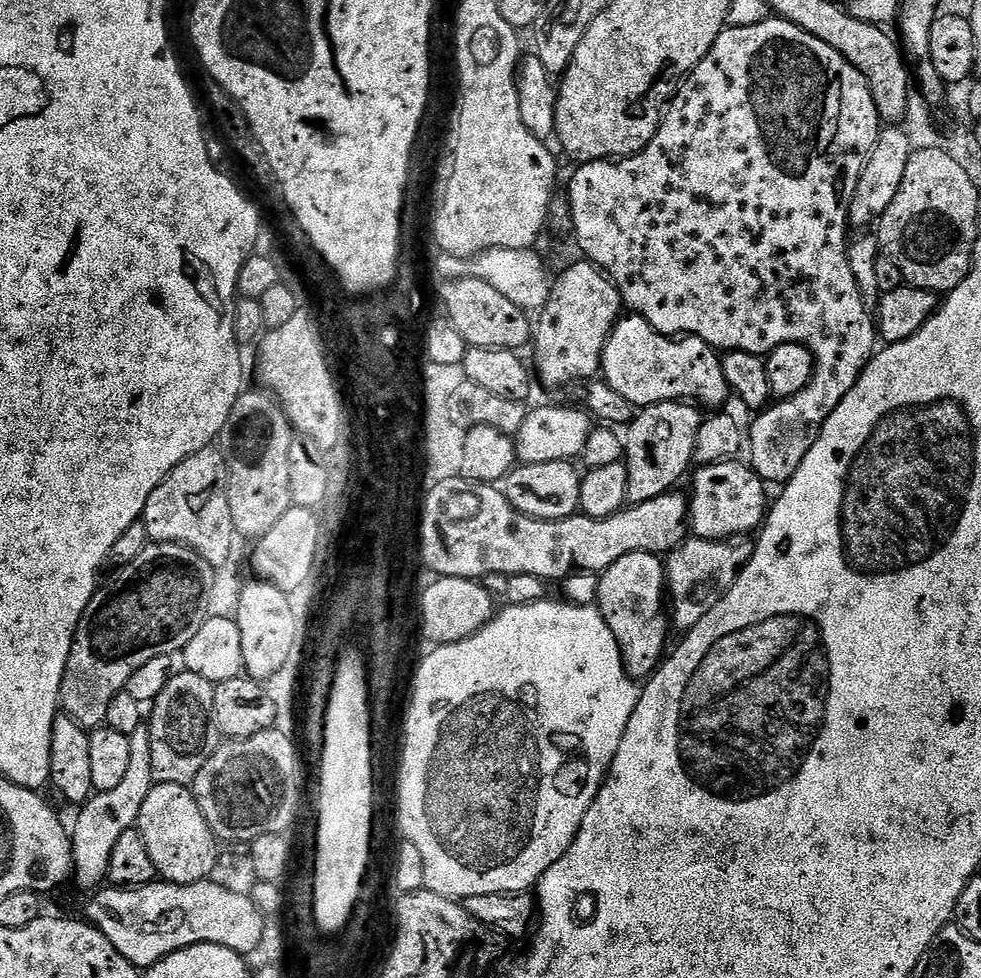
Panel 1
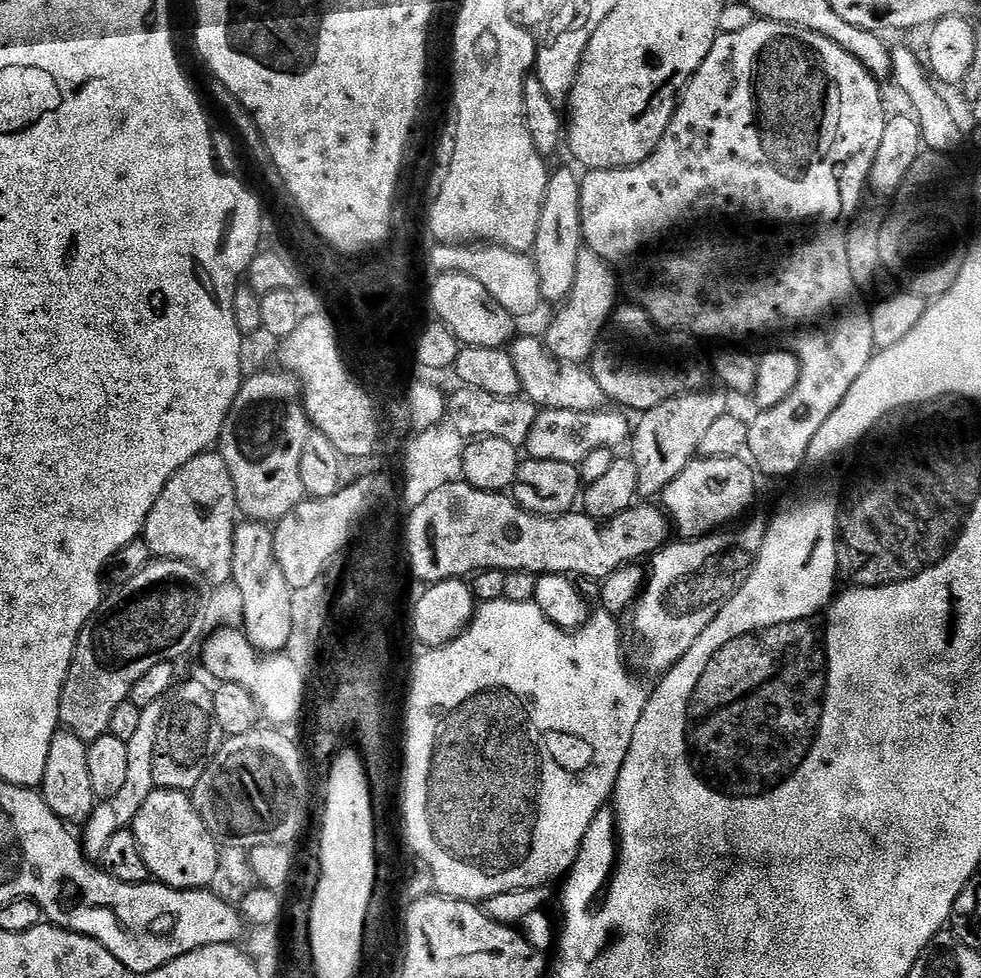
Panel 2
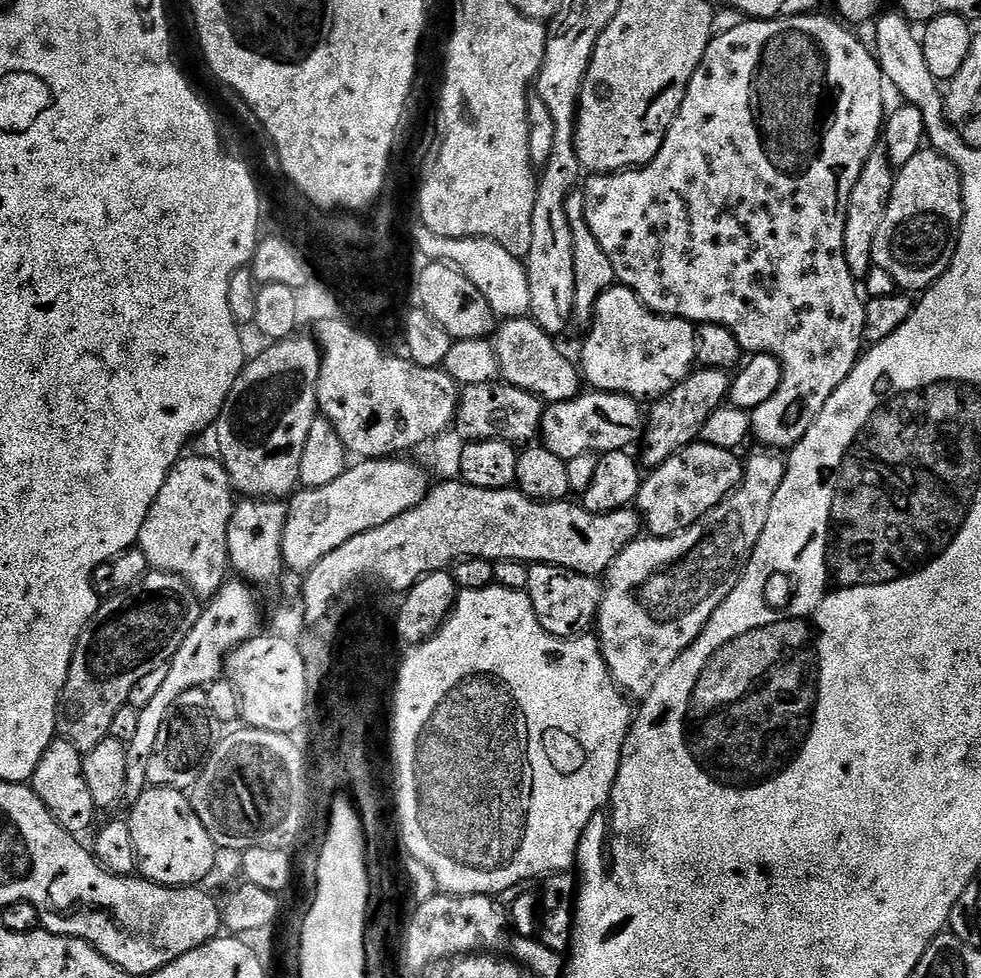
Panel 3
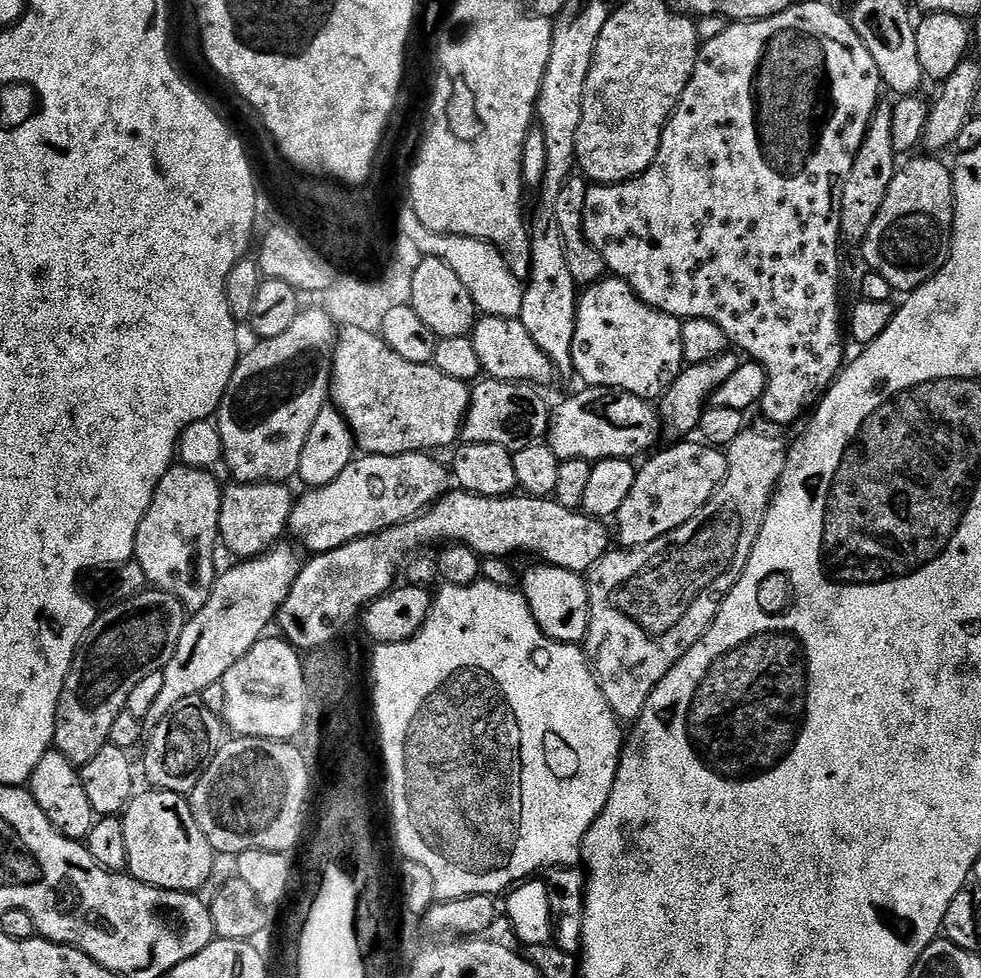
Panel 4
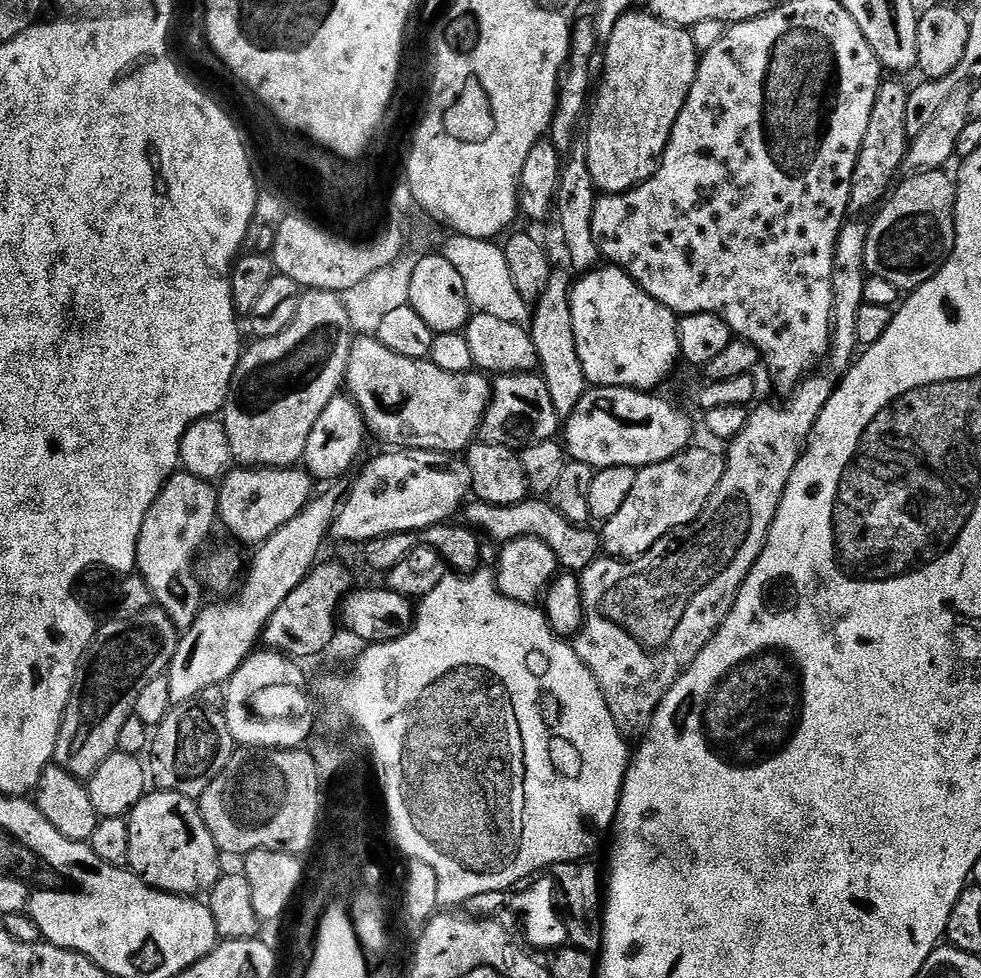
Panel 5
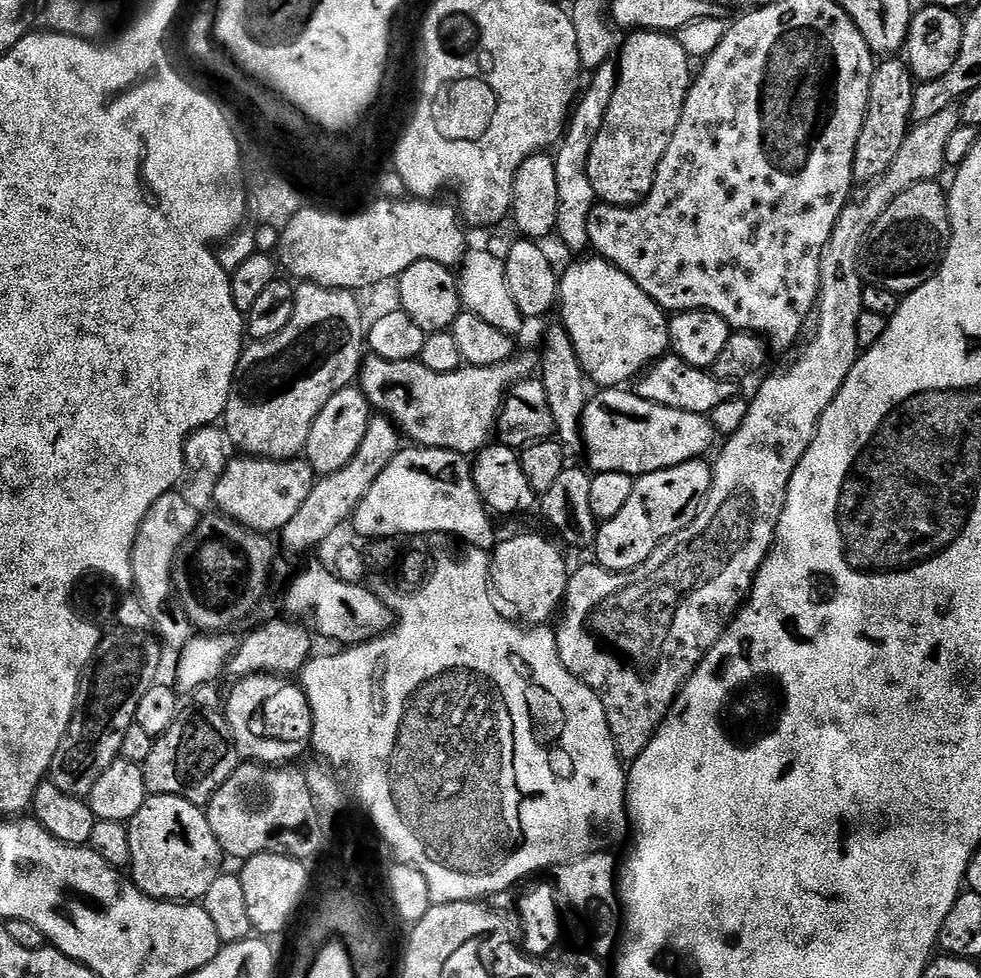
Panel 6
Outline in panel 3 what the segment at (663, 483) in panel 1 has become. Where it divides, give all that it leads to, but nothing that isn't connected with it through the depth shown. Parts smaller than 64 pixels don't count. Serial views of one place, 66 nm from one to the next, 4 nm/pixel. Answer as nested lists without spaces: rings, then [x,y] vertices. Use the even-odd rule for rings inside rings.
[[[700,368],[693,371],[674,390],[660,397],[651,405],[652,413],[646,416],[646,428],[642,441],[644,448],[643,463],[649,469],[657,468],[676,452],[681,452],[699,437],[702,426],[716,408],[725,403],[730,392],[730,376],[719,368]]]

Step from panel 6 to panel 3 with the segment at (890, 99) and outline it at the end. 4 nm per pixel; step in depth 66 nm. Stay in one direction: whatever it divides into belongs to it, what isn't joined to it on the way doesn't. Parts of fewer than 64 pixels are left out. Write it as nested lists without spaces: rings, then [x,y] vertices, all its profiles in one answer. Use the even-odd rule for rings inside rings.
[[[877,146],[866,158],[862,174],[858,174],[858,182],[854,182],[854,190],[850,190],[850,202],[846,206],[846,234],[844,235],[844,253],[846,266],[850,266],[850,274],[863,278],[874,266],[872,251],[874,250],[874,234],[878,234],[878,226],[882,226],[882,218],[888,209],[892,187],[896,181],[892,160],[882,146]]]

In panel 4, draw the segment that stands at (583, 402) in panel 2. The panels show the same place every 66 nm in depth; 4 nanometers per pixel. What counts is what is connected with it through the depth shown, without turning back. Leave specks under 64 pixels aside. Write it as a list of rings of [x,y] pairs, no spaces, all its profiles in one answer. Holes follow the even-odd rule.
[[[501,316],[481,317],[473,328],[470,338],[478,353],[480,367],[489,379],[518,381],[546,388],[546,385],[557,377],[558,373],[553,363],[538,348],[534,338],[527,333],[526,326],[523,326],[517,317],[510,319]]]

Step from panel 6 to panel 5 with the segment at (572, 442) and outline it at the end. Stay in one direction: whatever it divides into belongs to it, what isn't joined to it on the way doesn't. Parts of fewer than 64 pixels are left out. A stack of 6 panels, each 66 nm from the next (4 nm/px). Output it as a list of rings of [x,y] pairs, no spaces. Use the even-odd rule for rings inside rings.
[[[553,271],[548,278],[546,290],[542,290],[530,312],[530,333],[537,354],[538,372],[544,377],[546,390],[550,390],[554,410],[558,410],[562,418],[567,418],[574,406],[582,402],[585,392],[590,387],[582,370],[582,362],[578,362],[578,350],[574,342],[574,320],[570,318],[571,297],[572,284],[567,274]]]

